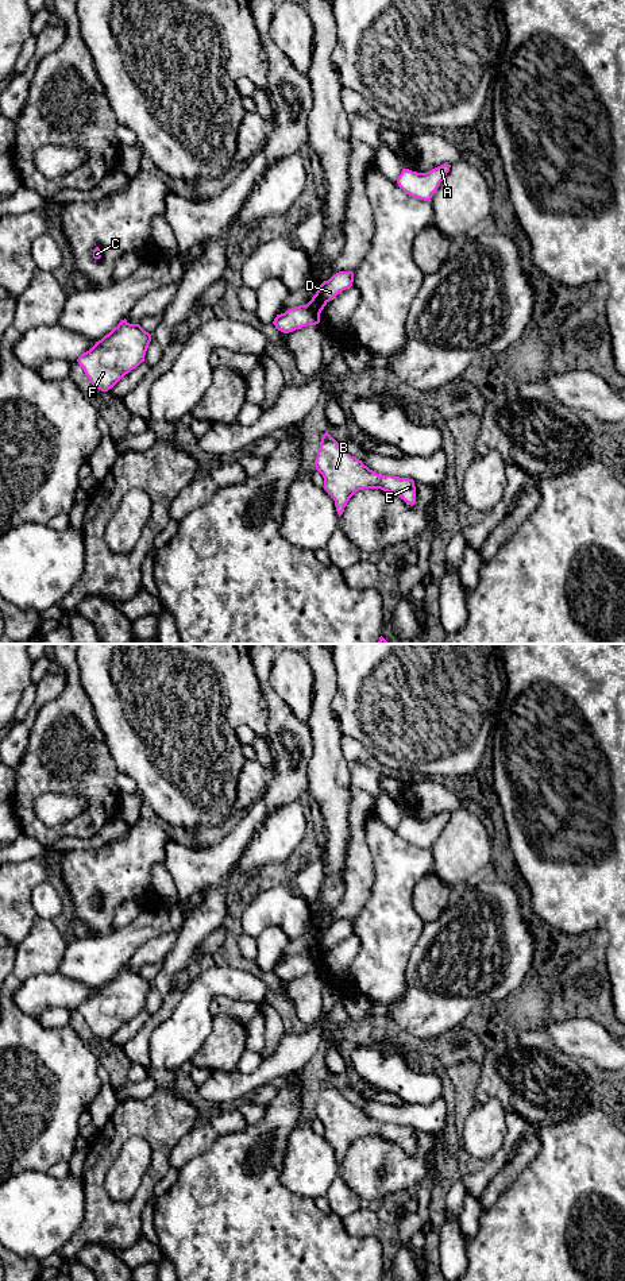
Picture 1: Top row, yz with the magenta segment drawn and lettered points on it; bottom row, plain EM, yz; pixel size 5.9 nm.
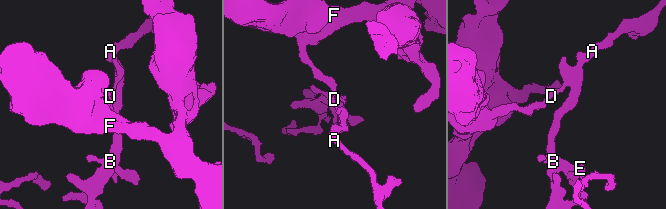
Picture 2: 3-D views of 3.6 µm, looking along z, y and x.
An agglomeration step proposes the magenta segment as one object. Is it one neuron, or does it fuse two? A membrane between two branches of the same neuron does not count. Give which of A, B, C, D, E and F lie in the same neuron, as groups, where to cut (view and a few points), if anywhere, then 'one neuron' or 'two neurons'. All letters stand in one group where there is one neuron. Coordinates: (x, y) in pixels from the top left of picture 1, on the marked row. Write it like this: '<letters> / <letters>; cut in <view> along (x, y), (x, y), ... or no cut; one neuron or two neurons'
A B D E / C F; cut in yz along (308, 303), (319, 315); two neurons

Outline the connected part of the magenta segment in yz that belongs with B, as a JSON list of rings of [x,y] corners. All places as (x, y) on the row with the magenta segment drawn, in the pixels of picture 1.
[[[328,432],[321,437],[315,467],[324,478],[323,487],[333,498],[339,517],[350,498],[364,489],[381,489],[397,494],[409,505],[416,503],[413,479],[374,472],[344,451]]]

